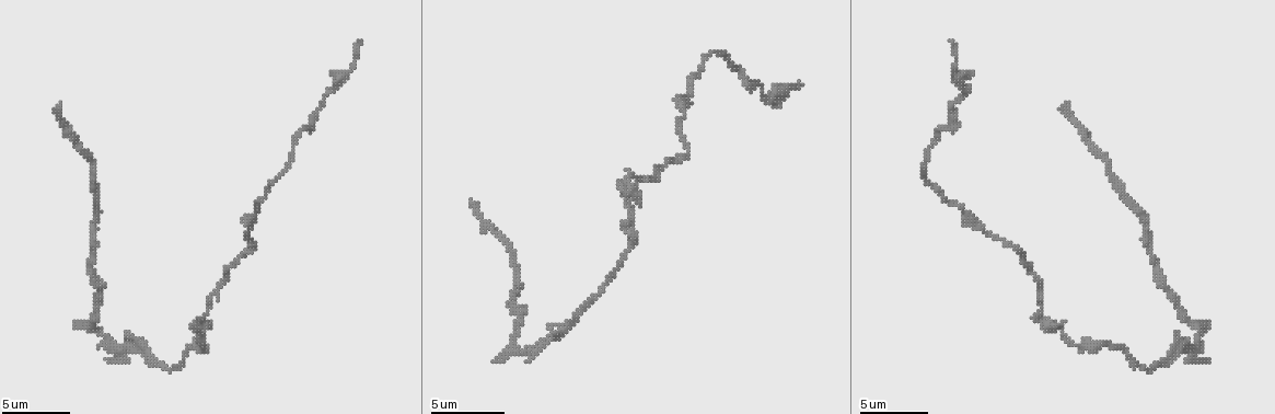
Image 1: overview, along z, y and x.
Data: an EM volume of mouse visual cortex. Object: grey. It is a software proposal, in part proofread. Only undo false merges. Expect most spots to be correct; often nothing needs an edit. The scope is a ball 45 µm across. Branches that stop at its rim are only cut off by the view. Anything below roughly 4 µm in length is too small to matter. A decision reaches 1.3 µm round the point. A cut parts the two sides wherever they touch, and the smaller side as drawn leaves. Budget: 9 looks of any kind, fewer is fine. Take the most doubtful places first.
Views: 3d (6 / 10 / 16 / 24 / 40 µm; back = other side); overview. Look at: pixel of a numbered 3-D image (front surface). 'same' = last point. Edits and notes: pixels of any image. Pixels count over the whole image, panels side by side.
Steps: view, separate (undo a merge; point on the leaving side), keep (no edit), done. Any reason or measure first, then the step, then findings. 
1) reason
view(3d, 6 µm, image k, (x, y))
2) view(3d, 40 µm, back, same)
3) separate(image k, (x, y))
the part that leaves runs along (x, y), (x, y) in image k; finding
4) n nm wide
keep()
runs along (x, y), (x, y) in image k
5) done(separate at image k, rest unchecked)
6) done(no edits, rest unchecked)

calibre changes
view(3d, 6 µm, image 1, (768, 99))

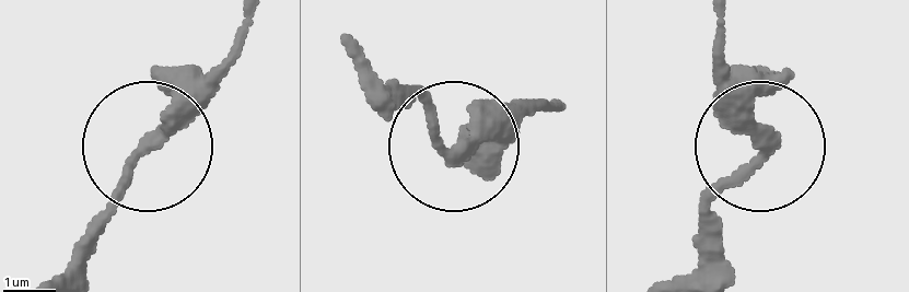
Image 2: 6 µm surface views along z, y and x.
290 nm wide
keep()
runs along (685, 280), (702, 214), (758, 150), (745, 97), (715, 62) in image 2; continuous, no second neuron

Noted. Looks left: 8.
sudden change in width
view(3d, 10 µm, image 1, (936, 133))

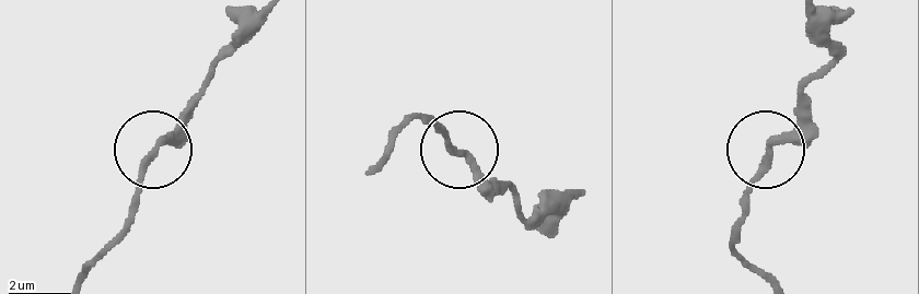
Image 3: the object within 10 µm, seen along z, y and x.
240 nm wide
keep()
runs along (77, 283), (126, 221), (141, 166), (192, 106) in image 3; one neuron here

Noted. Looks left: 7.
sudden change in width
view(3d, 6 µm, image 1, (1046, 318))

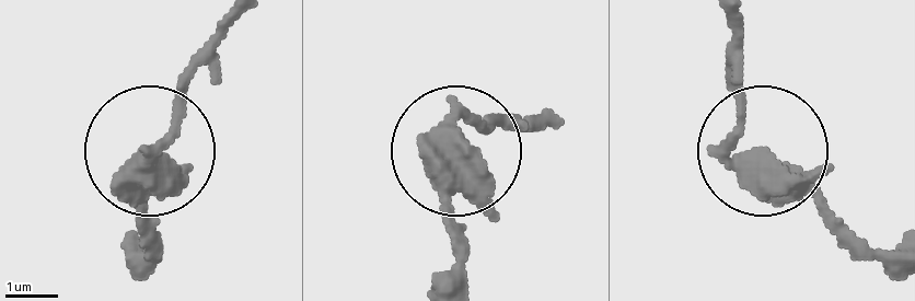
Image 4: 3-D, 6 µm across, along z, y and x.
keep()
runs along (456, 276), (464, 150), (499, 119), (530, 119) in image 4; one neuron here

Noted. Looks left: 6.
thick turns thin
view(3d, 10 µm, image 1, (687, 96))

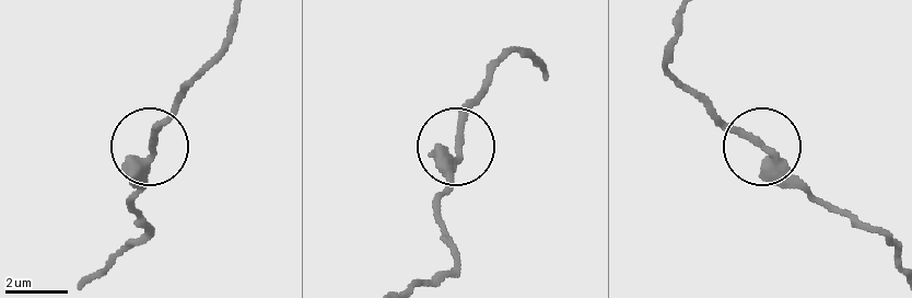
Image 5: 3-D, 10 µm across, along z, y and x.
keep()
runs along (112, 260), (151, 231), (136, 199), (151, 137), (183, 82) in image 5; one neuron here

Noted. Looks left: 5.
done(no edits, rest unchecked)

